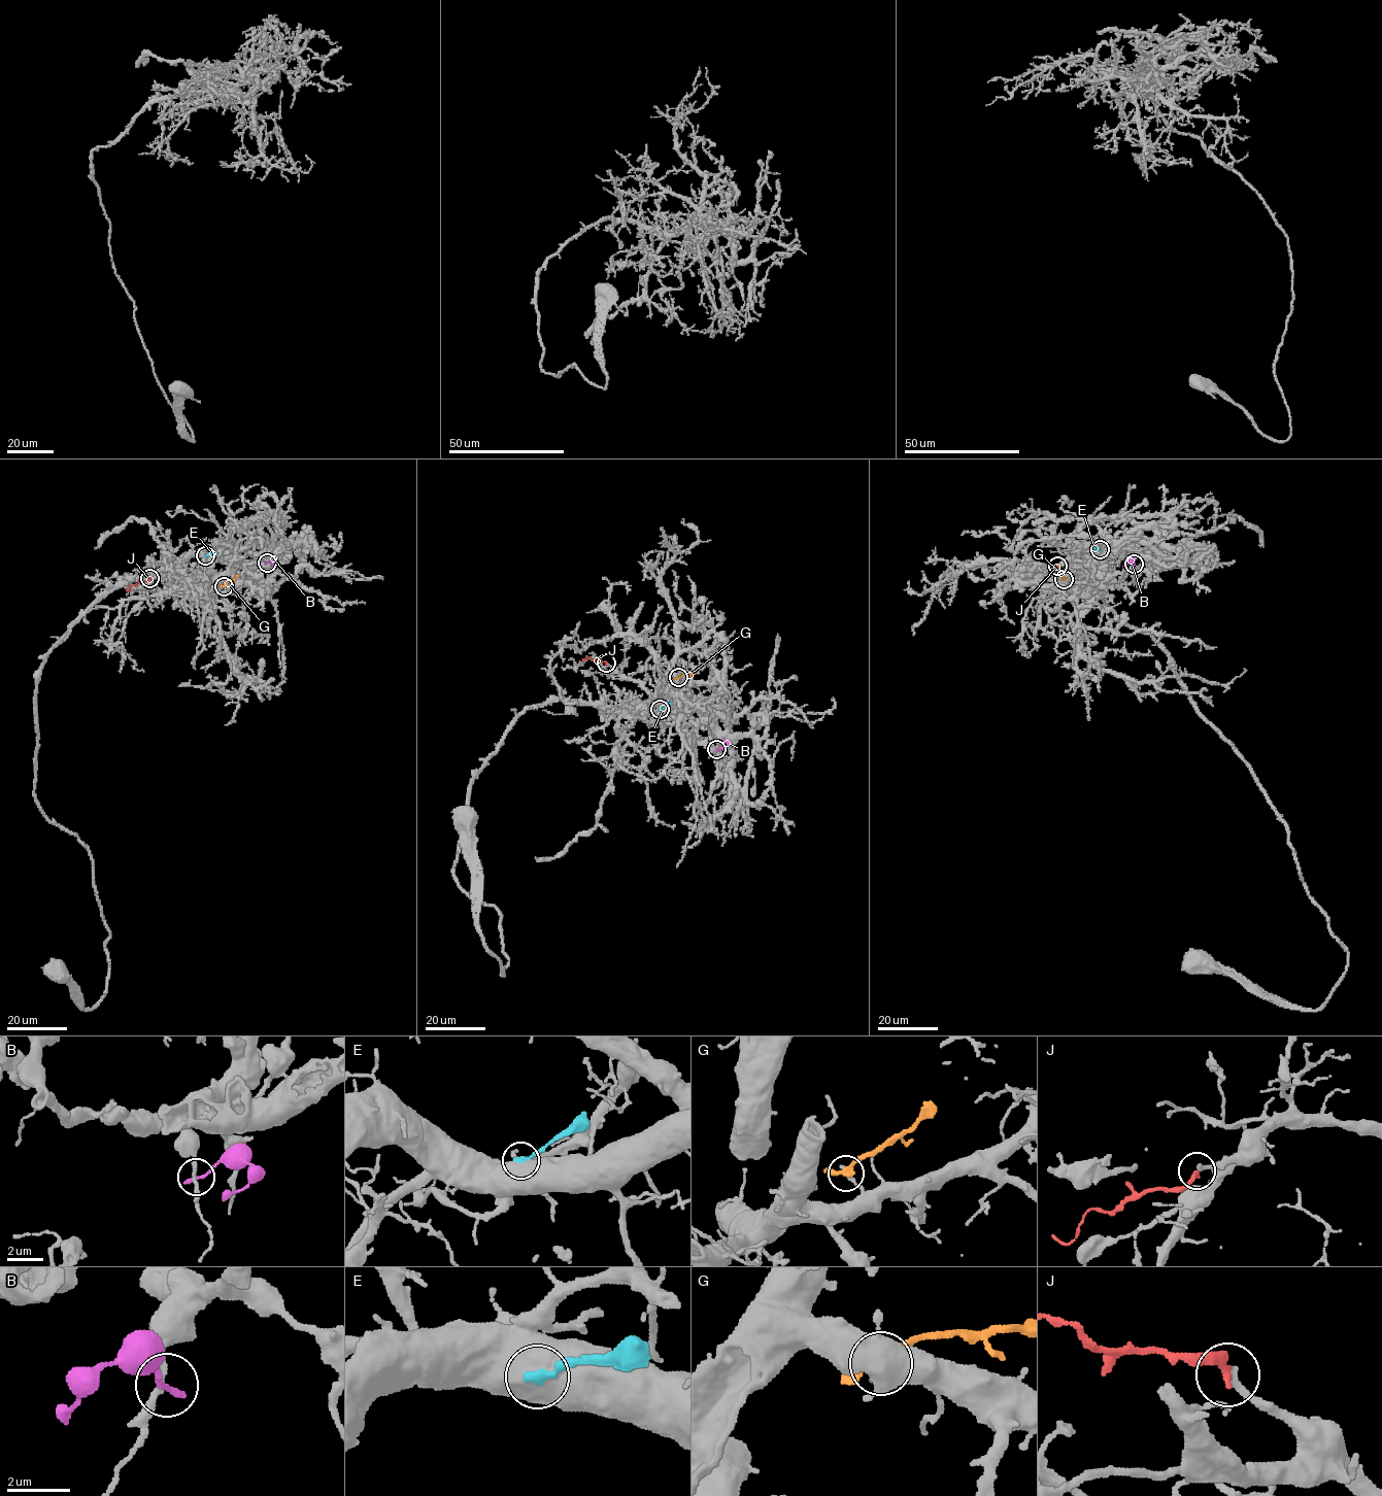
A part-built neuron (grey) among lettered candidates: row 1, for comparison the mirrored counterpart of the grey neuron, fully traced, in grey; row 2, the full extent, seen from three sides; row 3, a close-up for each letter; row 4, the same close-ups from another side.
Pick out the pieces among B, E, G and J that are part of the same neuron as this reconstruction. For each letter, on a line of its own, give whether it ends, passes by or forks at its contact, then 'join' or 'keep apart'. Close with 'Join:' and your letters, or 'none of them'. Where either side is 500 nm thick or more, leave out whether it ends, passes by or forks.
B: it ends; keep apart
E: keep apart
G: it passes by; keep apart
J: it ends; join
Join: J

